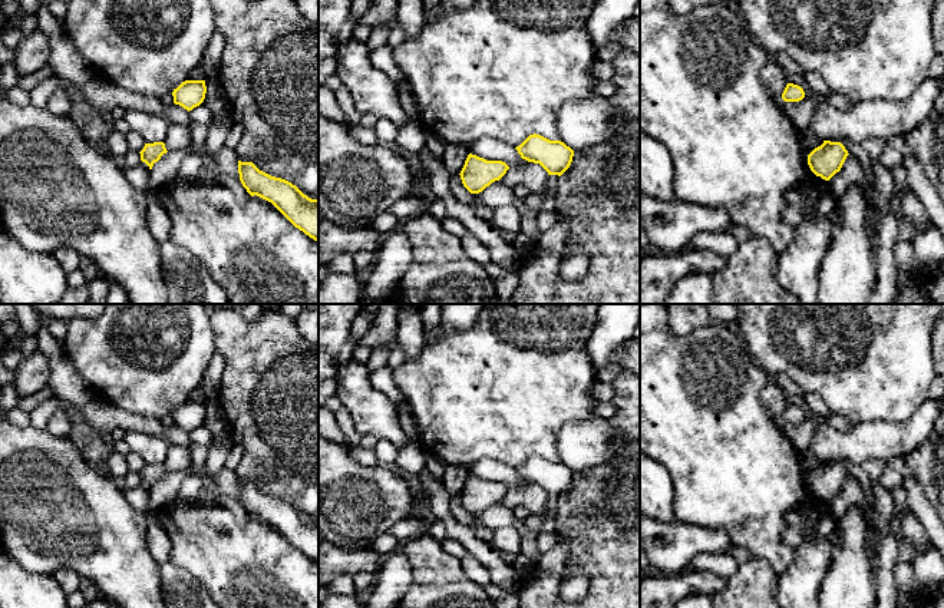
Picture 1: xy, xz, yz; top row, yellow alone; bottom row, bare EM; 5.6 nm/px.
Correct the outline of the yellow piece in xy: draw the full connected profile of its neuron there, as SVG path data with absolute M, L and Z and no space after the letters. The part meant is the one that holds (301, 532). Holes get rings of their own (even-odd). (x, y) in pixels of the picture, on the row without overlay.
M238 482L242 508L271 523L296 549L318 564L318 521L304 516L291 503L260 492L252 483Z

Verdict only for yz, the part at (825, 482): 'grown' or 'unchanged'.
unchanged

